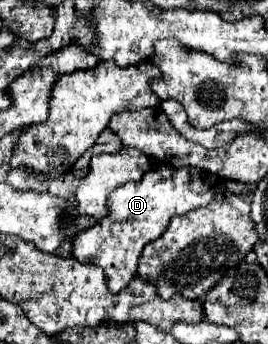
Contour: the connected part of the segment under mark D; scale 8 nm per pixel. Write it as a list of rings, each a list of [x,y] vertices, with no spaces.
[[[167,164],[147,171],[141,181],[125,183],[109,195],[109,215],[73,239],[73,257],[79,263],[101,267],[109,277],[109,289],[113,293],[123,291],[137,277],[143,247],[169,227],[171,217],[205,207],[215,195],[215,183],[215,175],[199,167],[175,168]]]

